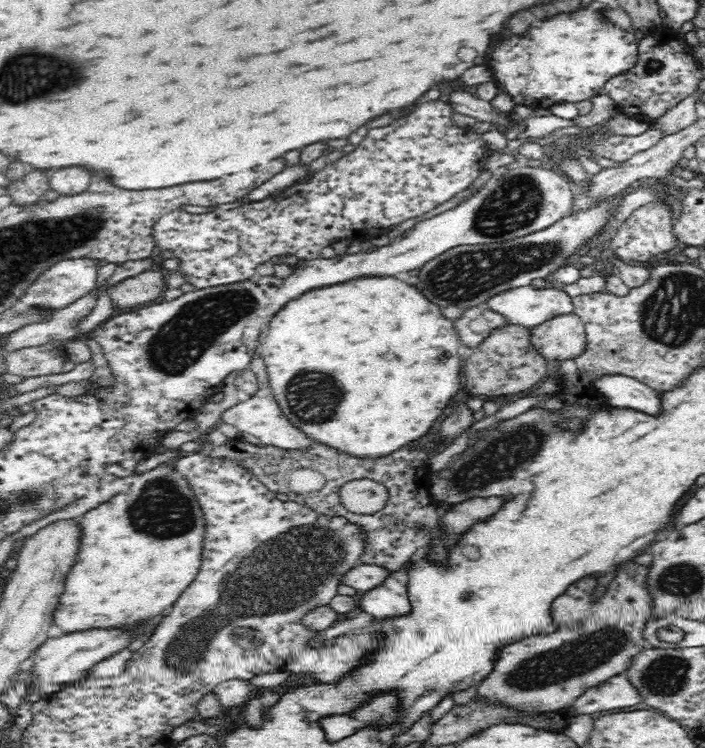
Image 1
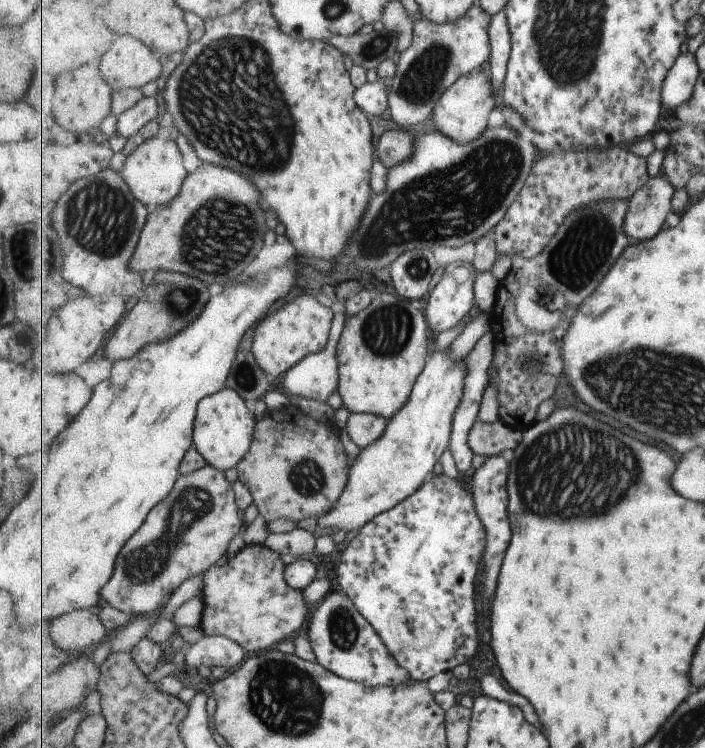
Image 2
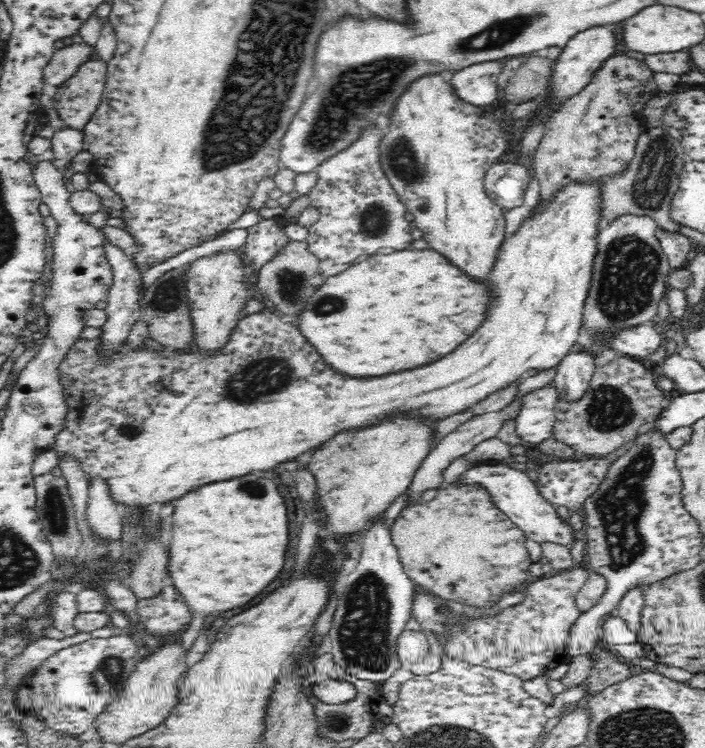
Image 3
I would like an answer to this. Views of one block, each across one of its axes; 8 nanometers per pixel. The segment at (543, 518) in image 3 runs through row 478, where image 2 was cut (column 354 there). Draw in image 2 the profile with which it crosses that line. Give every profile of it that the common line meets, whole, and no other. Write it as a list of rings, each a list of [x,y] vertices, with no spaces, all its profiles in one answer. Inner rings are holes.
[[[449,346],[443,351],[432,353],[430,360],[427,361],[426,368],[423,369],[415,383],[410,400],[389,419],[383,436],[362,449],[361,454],[352,463],[350,482],[332,512],[320,518],[320,531],[331,526],[337,530],[345,530],[346,533],[351,532],[351,530],[361,530],[369,525],[374,518],[389,512],[405,501],[406,498],[415,494],[417,490],[422,488],[423,483],[431,477],[431,472],[435,470],[439,458],[450,446],[454,416],[462,403],[464,393],[466,363],[464,360],[456,361],[453,359],[448,348]]]

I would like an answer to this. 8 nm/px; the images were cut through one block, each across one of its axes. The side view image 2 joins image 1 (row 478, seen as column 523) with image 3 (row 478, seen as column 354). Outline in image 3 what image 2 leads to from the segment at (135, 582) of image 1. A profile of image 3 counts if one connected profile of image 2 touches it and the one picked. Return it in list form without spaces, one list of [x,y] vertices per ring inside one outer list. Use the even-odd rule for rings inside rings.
[[[260,472],[250,474],[246,478],[236,478],[230,482],[218,482],[210,486],[202,486],[194,494],[186,494],[182,502],[176,502],[174,510],[174,538],[170,552],[170,572],[172,582],[184,596],[184,602],[192,610],[192,621],[182,634],[182,648],[187,653],[195,638],[205,634],[202,624],[206,616],[222,610],[246,608],[256,596],[260,596],[274,580],[278,580],[280,572],[286,564],[286,548],[288,548],[288,512],[284,498],[280,496],[276,484],[264,478]]]

